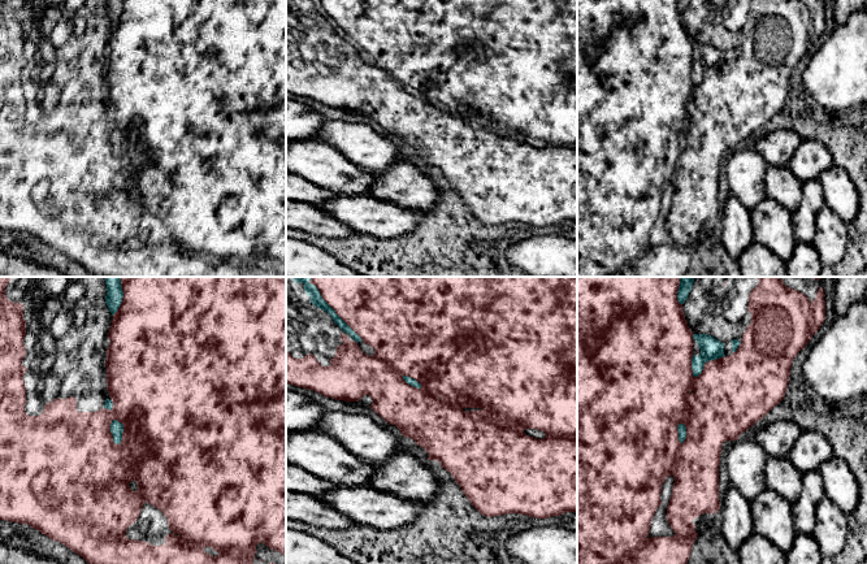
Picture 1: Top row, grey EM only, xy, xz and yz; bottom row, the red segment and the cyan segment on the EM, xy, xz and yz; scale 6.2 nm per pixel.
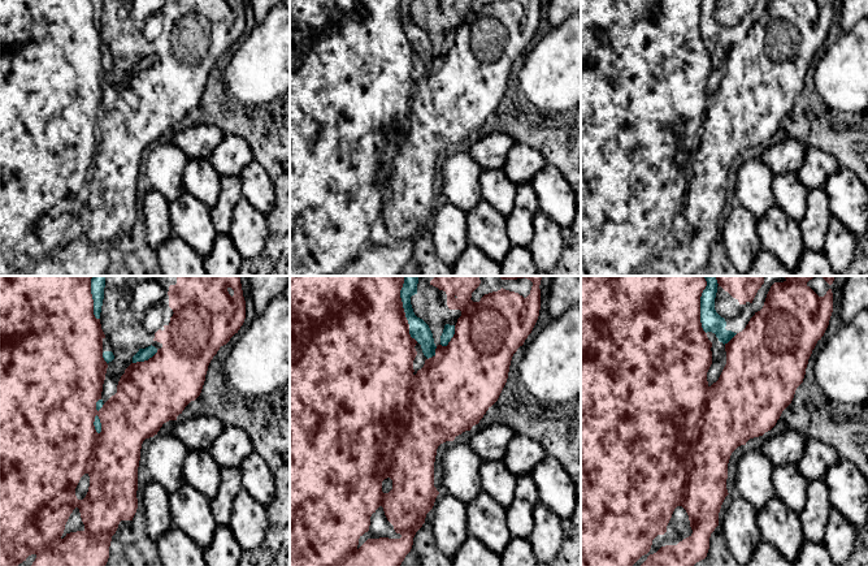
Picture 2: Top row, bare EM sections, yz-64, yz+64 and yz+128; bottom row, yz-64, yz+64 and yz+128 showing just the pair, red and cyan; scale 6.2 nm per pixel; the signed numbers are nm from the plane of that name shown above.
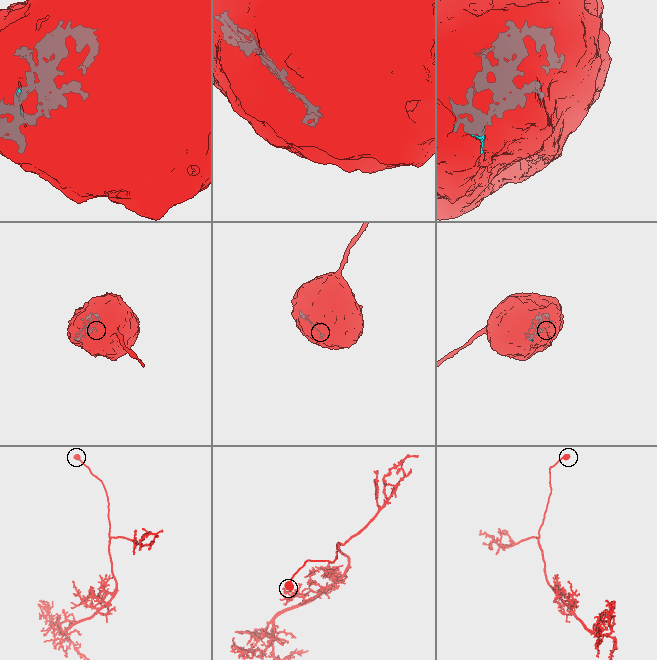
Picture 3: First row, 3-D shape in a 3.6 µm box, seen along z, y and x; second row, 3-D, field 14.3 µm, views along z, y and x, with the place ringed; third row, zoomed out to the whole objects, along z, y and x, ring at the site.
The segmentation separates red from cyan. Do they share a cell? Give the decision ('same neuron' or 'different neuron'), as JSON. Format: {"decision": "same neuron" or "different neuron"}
{"decision": "same neuron"}

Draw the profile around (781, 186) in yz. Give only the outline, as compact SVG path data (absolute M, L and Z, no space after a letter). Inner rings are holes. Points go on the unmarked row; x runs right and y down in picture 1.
M767 165L763 177L767 198L779 203L788 212L794 212L802 198L802 183L789 166Z

